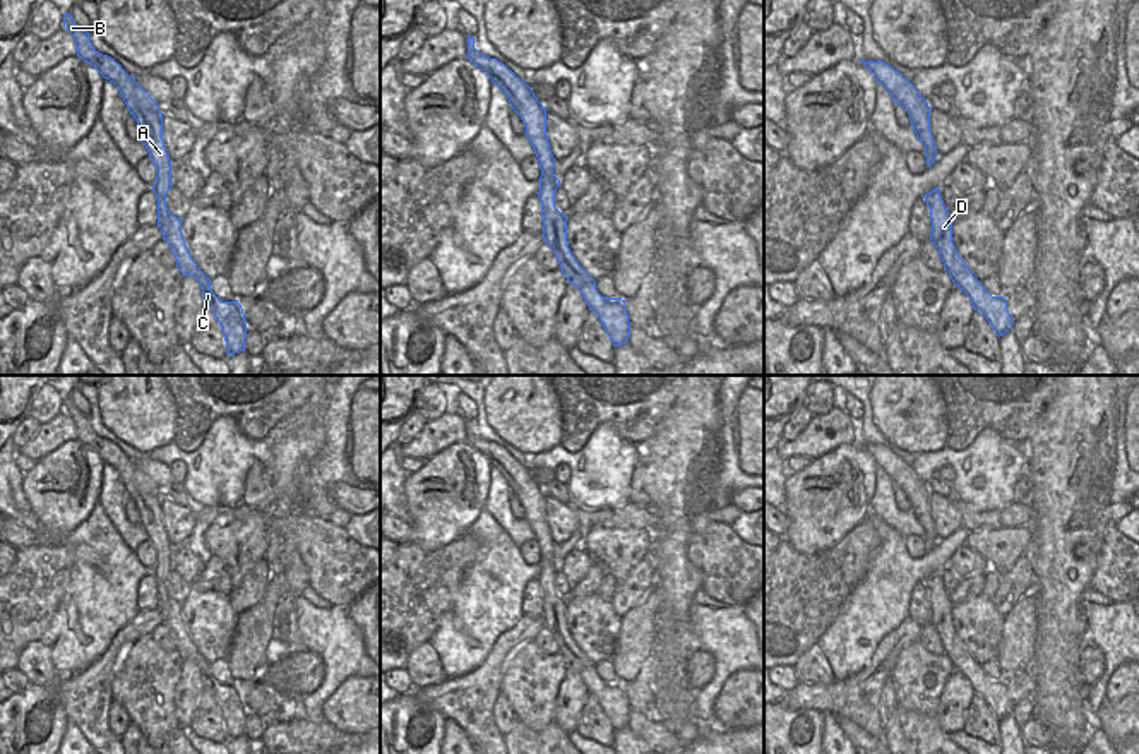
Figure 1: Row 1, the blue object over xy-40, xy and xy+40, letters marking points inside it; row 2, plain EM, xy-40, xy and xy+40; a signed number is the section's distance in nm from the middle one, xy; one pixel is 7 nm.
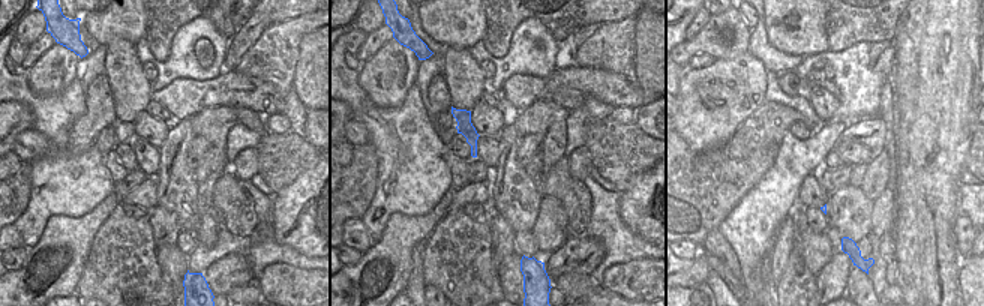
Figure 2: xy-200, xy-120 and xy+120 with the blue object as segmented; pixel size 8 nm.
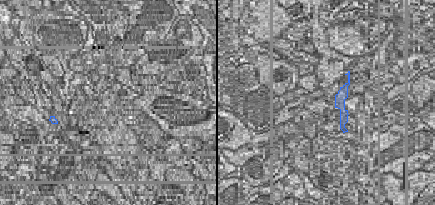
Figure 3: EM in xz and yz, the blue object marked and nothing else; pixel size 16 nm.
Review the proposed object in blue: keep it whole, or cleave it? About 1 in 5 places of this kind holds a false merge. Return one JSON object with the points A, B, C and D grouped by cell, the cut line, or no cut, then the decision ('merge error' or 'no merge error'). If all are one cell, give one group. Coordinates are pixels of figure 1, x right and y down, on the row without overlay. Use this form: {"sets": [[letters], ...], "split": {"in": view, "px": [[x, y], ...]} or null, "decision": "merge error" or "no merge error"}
{"sets": [["A", "B", "C", "D"]], "split": null, "decision": "no merge error"}

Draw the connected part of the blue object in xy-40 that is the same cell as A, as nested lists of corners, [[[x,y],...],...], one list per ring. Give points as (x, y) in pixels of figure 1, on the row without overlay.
[[[63,398],[63,411],[74,420],[77,440],[91,447],[104,463],[113,466],[130,499],[139,509],[142,528],[156,550],[156,567],[152,574],[158,583],[158,610],[163,615],[164,625],[171,631],[176,643],[176,651],[183,660],[194,660],[204,677],[204,687],[214,696],[216,704],[224,718],[228,739],[245,735],[247,708],[245,697],[238,684],[223,685],[211,673],[211,663],[194,646],[183,619],[180,615],[182,603],[173,600],[166,591],[166,577],[171,567],[171,543],[164,531],[163,523],[163,497],[158,487],[130,461],[120,447],[111,440],[94,434],[89,416],[82,415],[70,398]]]

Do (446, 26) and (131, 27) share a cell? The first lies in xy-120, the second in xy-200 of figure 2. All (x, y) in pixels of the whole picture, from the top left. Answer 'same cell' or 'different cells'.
same cell

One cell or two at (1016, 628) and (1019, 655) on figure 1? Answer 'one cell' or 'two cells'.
one cell

